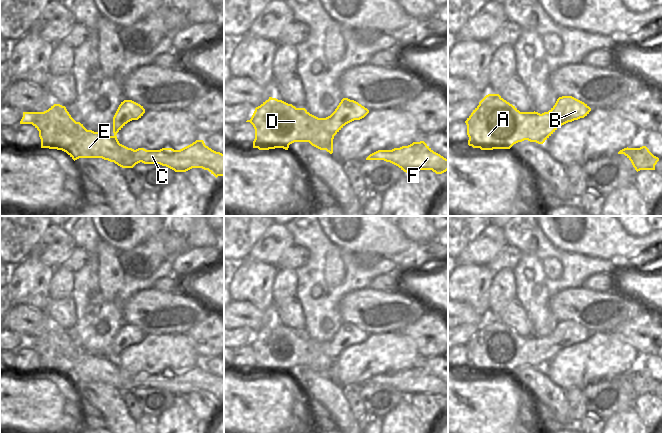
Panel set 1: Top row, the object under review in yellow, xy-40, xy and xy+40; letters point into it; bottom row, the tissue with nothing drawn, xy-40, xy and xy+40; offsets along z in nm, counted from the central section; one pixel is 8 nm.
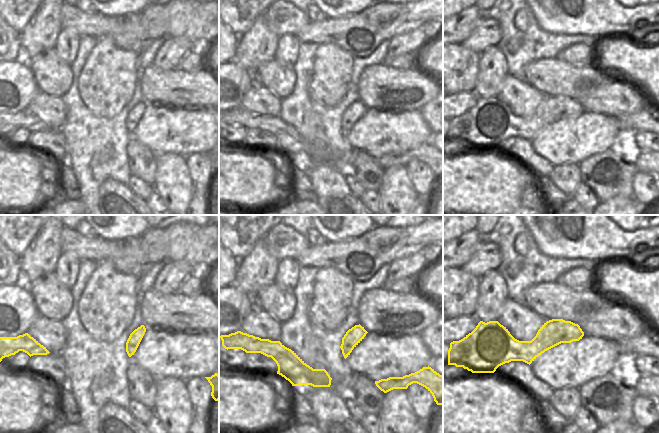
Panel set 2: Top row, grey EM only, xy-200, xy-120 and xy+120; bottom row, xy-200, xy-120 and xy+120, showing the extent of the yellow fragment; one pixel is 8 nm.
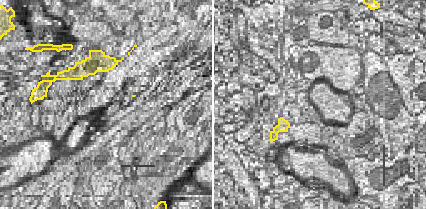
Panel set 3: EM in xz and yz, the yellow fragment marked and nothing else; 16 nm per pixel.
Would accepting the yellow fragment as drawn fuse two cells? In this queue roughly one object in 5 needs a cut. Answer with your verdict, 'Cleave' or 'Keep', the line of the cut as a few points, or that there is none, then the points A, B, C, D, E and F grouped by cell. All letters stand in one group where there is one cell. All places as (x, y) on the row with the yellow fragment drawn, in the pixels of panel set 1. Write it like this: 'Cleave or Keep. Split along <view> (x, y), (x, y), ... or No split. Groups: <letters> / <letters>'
Cleave. Split along xy-40 (86, 129), (79, 133), (75, 142), (66, 152). Groups: A B D / C E F.

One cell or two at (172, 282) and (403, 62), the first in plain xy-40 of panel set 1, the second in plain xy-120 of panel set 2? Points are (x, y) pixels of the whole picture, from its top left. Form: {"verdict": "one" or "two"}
{"verdict": "one"}

